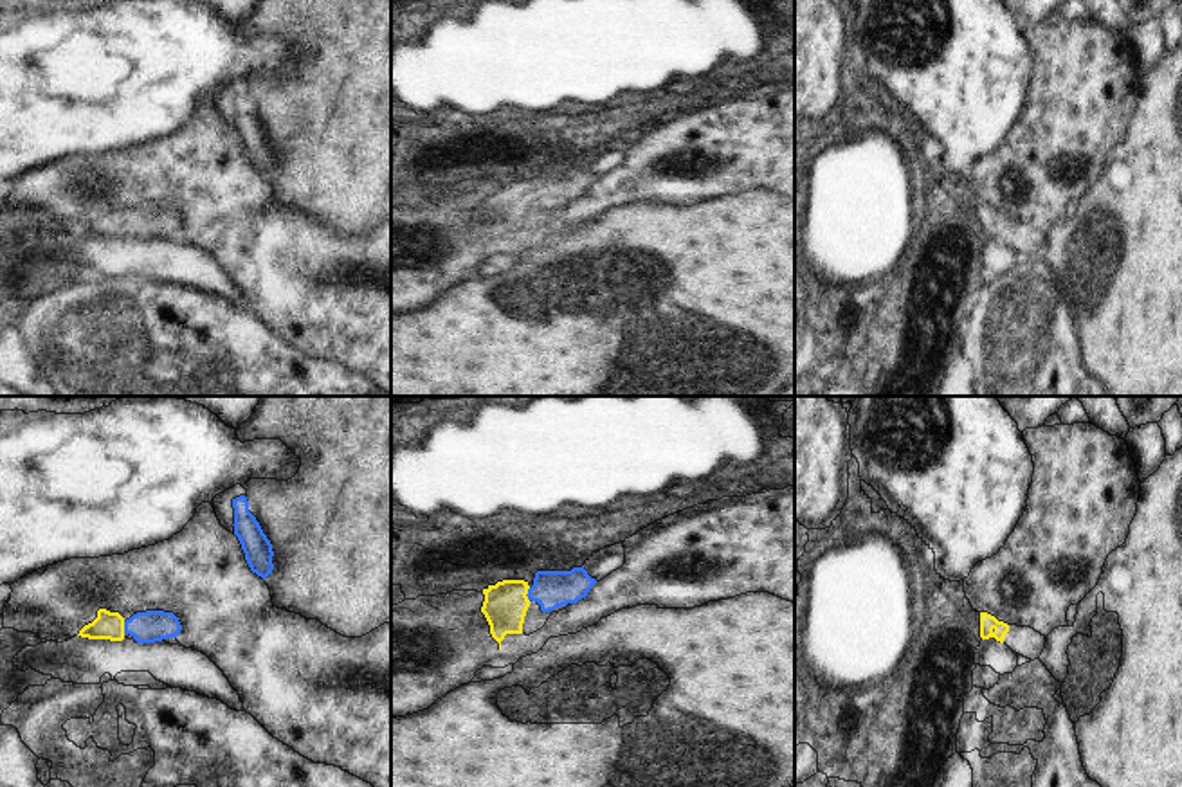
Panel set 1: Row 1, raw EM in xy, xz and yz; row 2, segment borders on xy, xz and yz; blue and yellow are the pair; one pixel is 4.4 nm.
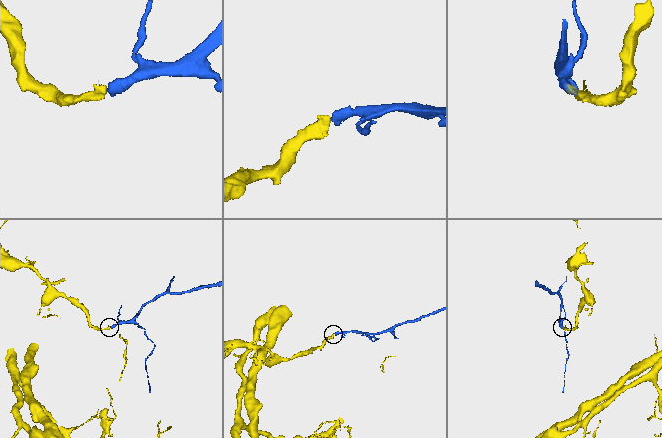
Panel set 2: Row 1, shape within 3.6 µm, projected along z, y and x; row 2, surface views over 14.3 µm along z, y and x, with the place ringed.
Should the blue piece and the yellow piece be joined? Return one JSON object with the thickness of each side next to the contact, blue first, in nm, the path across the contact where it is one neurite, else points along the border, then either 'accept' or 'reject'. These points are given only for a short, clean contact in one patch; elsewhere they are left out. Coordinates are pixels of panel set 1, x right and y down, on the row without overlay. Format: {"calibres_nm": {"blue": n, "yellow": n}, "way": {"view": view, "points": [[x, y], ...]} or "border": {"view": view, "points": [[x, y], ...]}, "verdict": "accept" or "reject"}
{"calibres_nm": {"blue": 170, "yellow": 200}, "way": {"view": "xz", "points": [[550, 186], [527, 191], [516, 191], [505, 202]]}, "verdict": "accept"}

